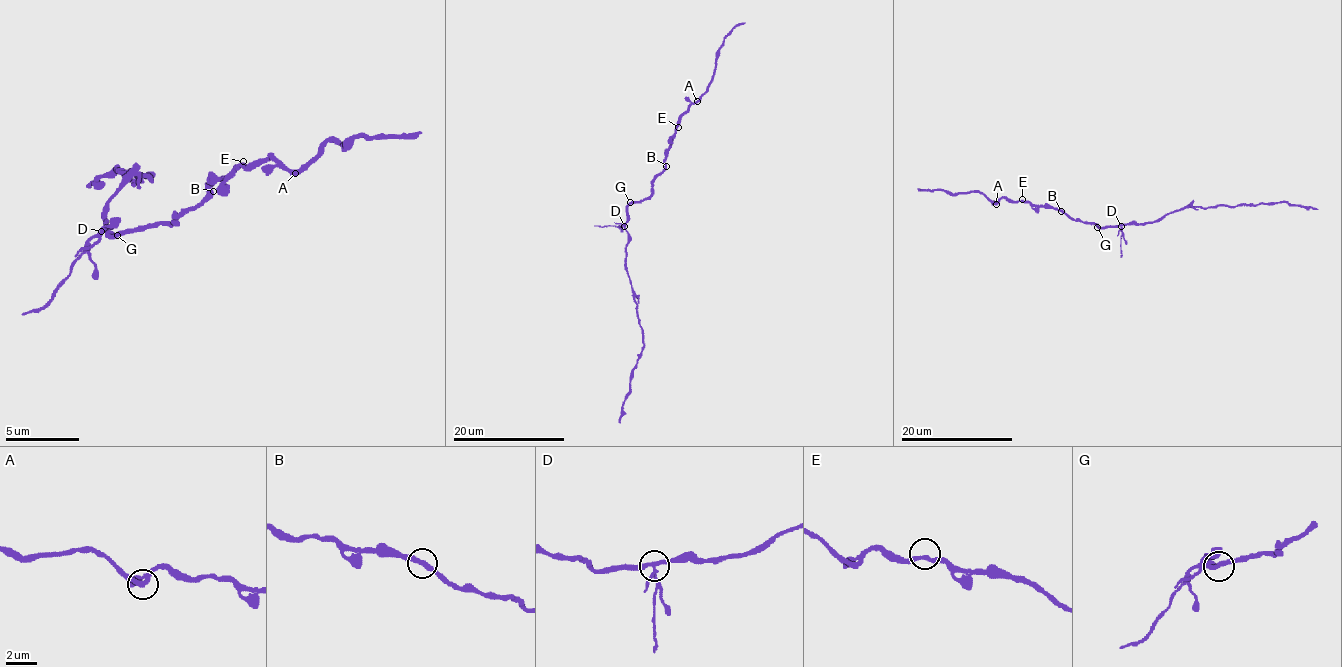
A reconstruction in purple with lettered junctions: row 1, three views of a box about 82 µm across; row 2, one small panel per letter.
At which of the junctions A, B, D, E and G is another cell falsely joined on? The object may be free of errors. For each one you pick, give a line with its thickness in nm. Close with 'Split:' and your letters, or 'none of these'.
D: calibre 240 nm
Split: D

